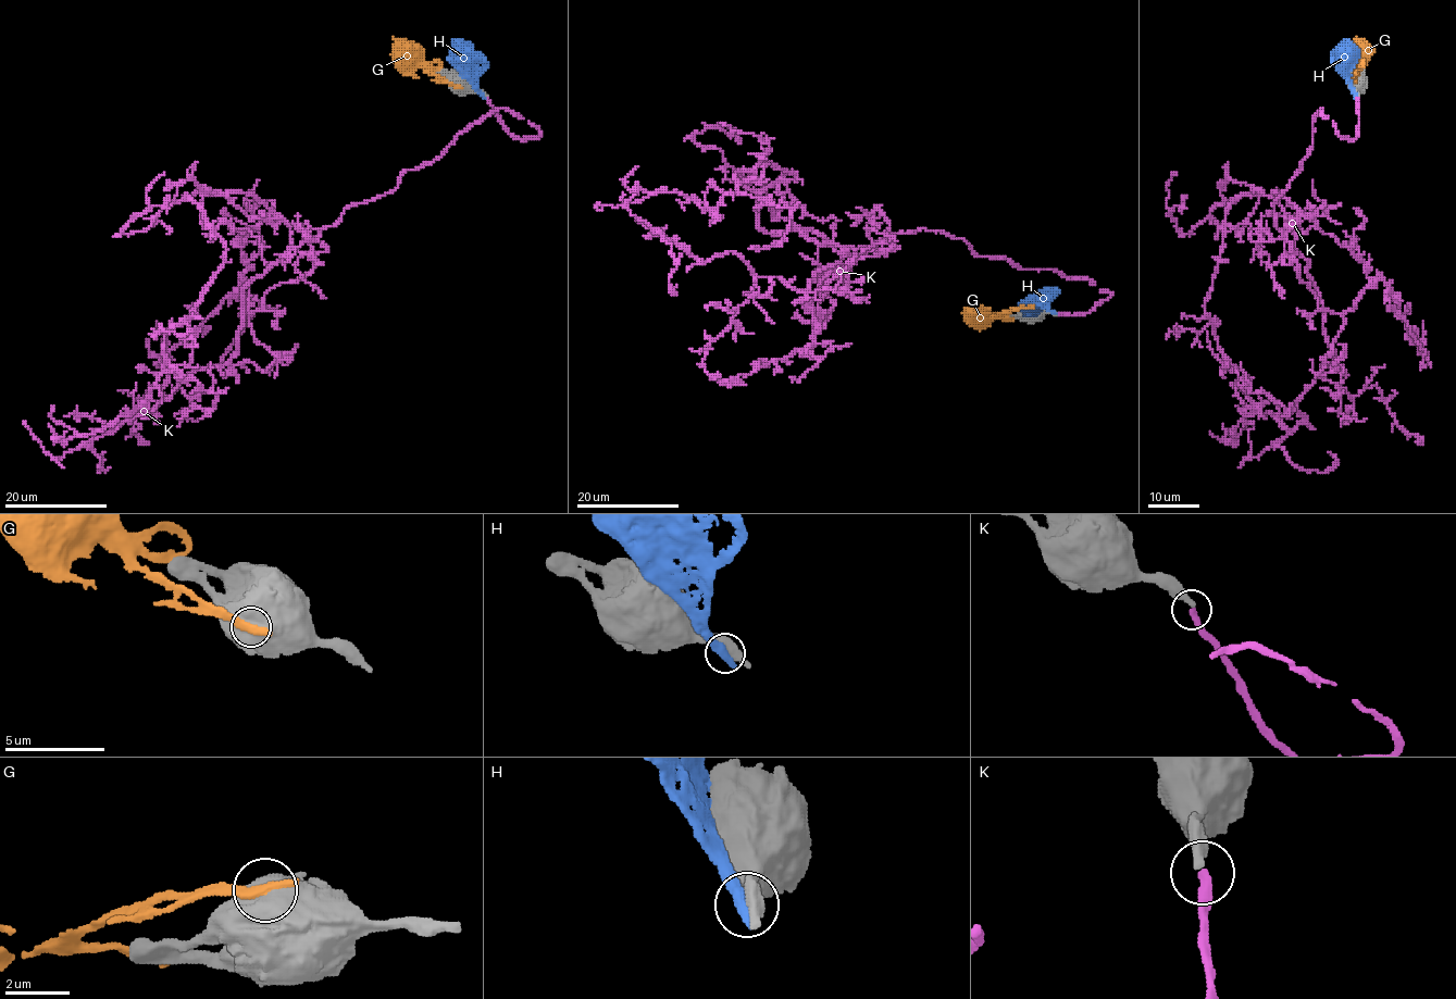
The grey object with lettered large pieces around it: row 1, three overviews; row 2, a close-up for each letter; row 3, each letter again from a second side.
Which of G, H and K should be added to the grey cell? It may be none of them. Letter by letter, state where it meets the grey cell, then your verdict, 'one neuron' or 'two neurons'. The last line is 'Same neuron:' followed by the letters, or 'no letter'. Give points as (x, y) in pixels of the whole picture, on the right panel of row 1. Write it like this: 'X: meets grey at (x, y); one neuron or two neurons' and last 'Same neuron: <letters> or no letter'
G: meets grey at (1351, 87); two neurons
H: meets grey at (1355, 95); two neurons
K: meets grey at (1357, 99); one neuron
Same neuron: K

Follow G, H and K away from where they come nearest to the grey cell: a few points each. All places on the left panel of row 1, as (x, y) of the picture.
G: (458, 87), (436, 76), (394, 38)
H: (482, 95), (456, 60), (456, 38)
K: (487, 98), (539, 135), (495, 109), (333, 225), (185, 195), (223, 267), (139, 408), (66, 431)

